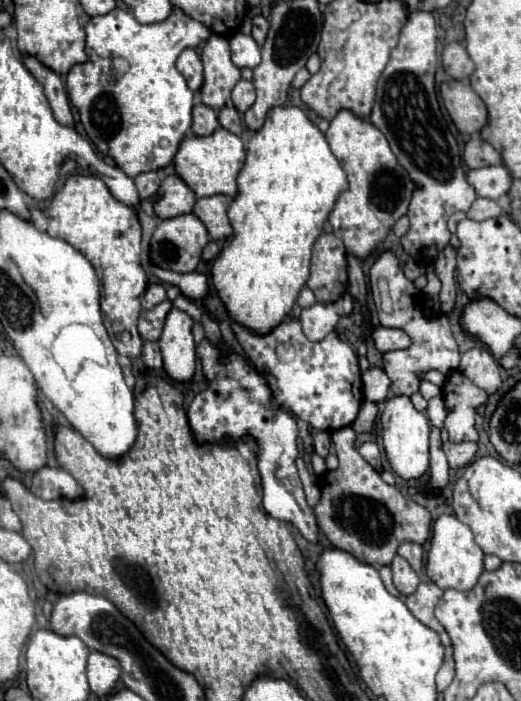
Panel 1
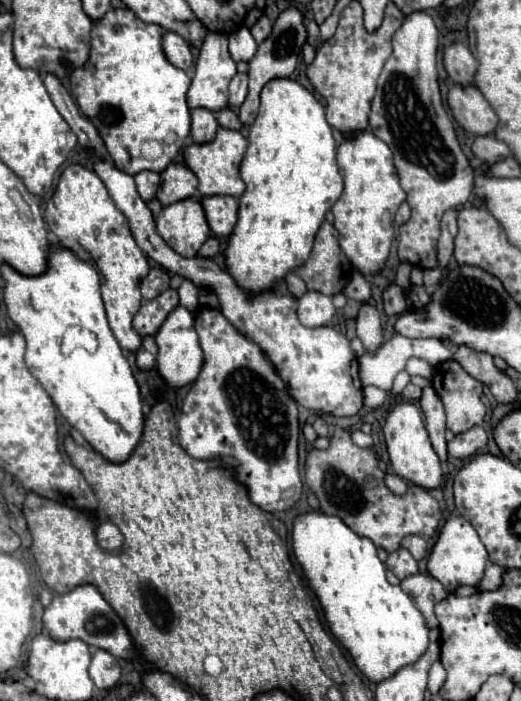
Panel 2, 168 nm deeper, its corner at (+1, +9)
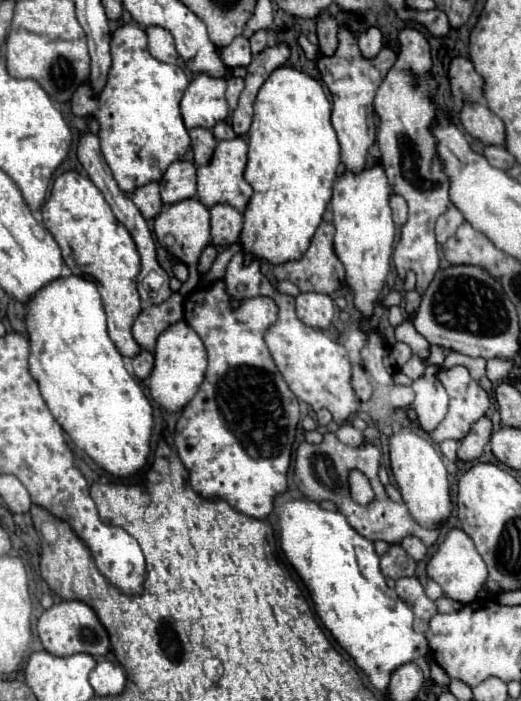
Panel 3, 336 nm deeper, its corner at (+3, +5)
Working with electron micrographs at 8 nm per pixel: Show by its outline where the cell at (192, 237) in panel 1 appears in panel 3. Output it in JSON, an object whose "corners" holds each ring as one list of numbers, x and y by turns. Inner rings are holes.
{"corners":[[185,199,173,205,167,205,157,217,155,217,155,235,157,235,157,242,164,247,173,257,181,259,187,267,189,267,189,277,178,291,182,296,187,296,191,291,197,288,199,284,199,272,197,269,197,261,201,251,209,245,209,209,197,199]]}

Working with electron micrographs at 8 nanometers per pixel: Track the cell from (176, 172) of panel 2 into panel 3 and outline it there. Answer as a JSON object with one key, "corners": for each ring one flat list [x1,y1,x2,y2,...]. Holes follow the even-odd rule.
{"corners":[[175,161,173,165,169,165,161,179,161,199,165,205,195,197,197,193,195,169,197,167,191,161]]}

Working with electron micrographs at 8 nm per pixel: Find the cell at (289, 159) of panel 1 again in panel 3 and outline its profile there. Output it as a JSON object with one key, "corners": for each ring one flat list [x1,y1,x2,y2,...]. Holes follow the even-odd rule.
{"corners":[[281,65,261,85,255,99,255,117,249,129,249,163,245,179,253,187,253,197,245,211,245,223,241,233,243,251,249,257,267,259,269,263,295,261,305,253,309,241,321,223,323,211,331,201,331,187,337,167,341,163,339,141,331,125,331,103,323,91,323,85,301,69]]}

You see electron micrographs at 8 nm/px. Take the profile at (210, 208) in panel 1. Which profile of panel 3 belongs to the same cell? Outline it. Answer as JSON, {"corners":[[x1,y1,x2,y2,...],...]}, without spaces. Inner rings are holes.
{"corners":[[213,205,211,213,211,243,213,245,233,245,239,241,243,229,243,215,231,205]]}

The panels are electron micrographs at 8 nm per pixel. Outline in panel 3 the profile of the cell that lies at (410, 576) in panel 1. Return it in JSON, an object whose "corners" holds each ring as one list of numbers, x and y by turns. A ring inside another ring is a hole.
{"corners":[[391,545,389,551,381,557,381,573,391,579,413,577,415,561,405,553,401,545]]}

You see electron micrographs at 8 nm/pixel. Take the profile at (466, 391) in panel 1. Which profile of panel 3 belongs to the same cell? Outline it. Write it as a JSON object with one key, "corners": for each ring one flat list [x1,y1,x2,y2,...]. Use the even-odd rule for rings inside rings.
{"corners":[[467,367,441,369,439,381,449,393,449,411,445,419,437,425,437,429,429,433,429,437,435,443,441,443,445,439,461,441,469,433,471,425,481,419,489,409,489,395,469,375]]}

